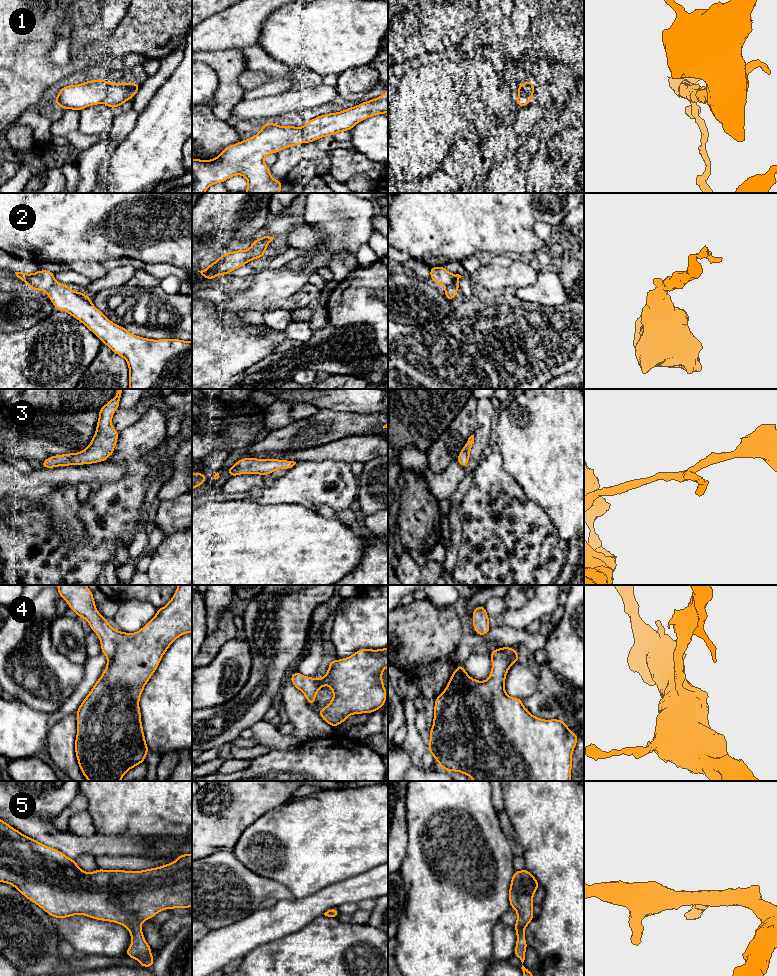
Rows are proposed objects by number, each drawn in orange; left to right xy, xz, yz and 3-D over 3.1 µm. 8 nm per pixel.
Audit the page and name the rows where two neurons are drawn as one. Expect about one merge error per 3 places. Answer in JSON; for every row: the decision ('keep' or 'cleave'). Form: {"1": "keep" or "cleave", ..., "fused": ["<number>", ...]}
{"1": "keep", "2": "keep", "3": "keep", "4": "keep", "5": "keep", "fused": []}

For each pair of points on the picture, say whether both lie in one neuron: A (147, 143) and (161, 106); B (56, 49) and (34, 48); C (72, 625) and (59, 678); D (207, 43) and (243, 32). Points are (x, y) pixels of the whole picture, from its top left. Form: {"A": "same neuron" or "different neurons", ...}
{"A": "same neuron", "B": "different neurons", "C": "different neurons", "D": "same neuron"}

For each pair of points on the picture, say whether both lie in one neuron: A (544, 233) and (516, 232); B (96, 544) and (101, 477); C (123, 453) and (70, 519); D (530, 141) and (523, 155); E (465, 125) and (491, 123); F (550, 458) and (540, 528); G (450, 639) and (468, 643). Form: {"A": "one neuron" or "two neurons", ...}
{"A": "two neurons", "B": "two neurons", "C": "two neurons", "D": "one neuron", "E": "two neurons", "F": "two neurons", "G": "two neurons"}

